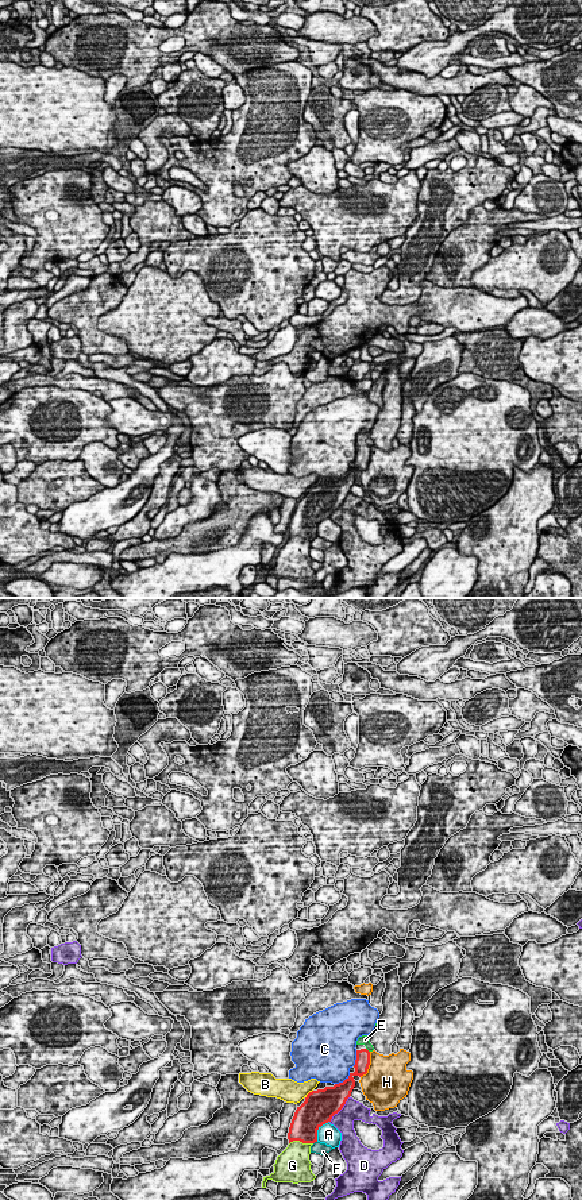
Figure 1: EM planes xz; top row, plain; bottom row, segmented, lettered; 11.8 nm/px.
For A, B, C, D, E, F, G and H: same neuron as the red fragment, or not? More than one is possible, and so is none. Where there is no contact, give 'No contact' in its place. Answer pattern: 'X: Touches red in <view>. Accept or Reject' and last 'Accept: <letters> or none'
A: Touches red in xz. Reject
B: Touches red in xz. Reject
C: Touches red in xz. Reject
D: Touches red in xz. Reject
E: Touches red in xz. Accept
F: Touches red in xz. Reject
G: Touches red in xz. Reject
H: Touches red in xz. Reject
Accept: E

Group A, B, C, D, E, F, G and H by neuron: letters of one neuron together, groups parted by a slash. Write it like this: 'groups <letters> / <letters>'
groups A / B / C / D / E / F / G / H

